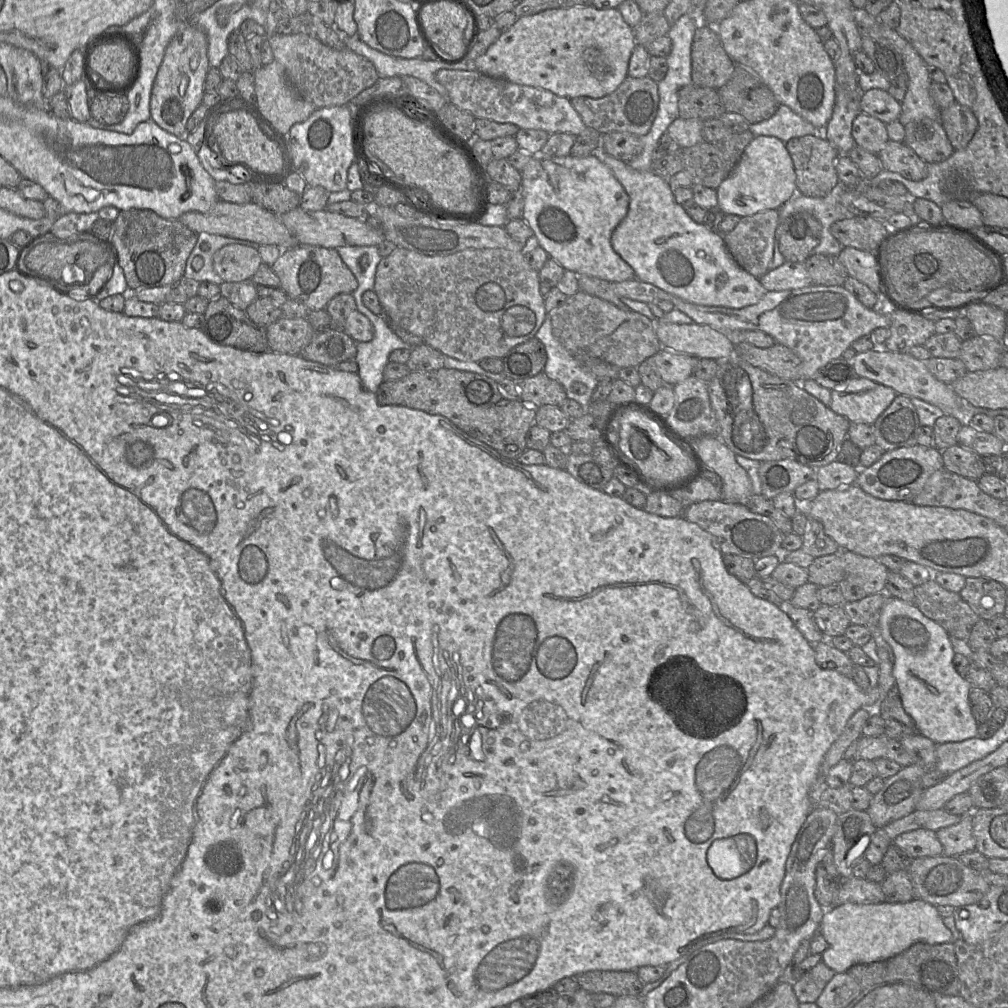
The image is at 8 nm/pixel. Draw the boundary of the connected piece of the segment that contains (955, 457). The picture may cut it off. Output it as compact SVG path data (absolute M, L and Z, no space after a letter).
M956 444L942 451L943 468L977 481L986 473L982 457Z

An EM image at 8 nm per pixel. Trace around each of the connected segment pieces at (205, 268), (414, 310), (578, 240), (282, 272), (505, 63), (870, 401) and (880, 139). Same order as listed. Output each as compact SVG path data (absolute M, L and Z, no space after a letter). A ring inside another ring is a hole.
M201 232L198 234L195 247L187 259L184 277L198 282L213 282L218 285L225 282L214 271L213 255L217 250L228 244L241 244L255 249L260 246L248 240Z
M396 248L390 255L380 260L375 274L373 290L379 298L383 308L383 315L408 332L422 338L425 344L446 356L460 361L473 361L478 363L484 358L503 358L516 345L535 337L547 315L544 296L540 290L539 271L531 267L522 252L502 248L468 248L447 256L427 256L405 248Z
M572 155L545 159L532 156L520 171L521 192L524 199L522 219L530 226L534 236L549 257L565 270L586 274L609 282L635 279L633 268L615 252L611 236L625 218L629 208L629 196L607 165L595 155L574 157Z
M298 245L283 250L271 269L278 276L280 288L287 293L289 299L303 303L311 311L325 309L335 296L352 294L358 287L355 275L334 248Z
M590 5L590 6L573 6L570 8L548 9L533 15L518 18L516 22L508 30L500 34L499 38L487 49L487 51L483 55L477 57L474 60L474 70L477 70L491 77L505 79L515 84L543 88L551 91L557 96L565 97L568 99L580 96L596 99L602 98L612 93L628 76L627 73L628 63L635 46L636 41L634 37L634 29L624 21L621 13L617 8L598 9Z
M857 378L846 386L831 390L829 408L850 423L872 425L896 396L896 392L889 387Z
M865 113L854 119L852 138L856 145L874 154L878 154L889 140L886 124Z

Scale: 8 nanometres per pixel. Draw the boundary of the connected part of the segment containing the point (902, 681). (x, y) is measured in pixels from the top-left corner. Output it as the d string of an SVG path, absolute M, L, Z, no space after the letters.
M888 597L879 617L879 631L890 645L893 655L893 676L906 713L915 722L918 733L935 744L961 742L978 736L978 722L974 718L969 700L972 685L955 669L953 650L947 631L922 614L914 603Z

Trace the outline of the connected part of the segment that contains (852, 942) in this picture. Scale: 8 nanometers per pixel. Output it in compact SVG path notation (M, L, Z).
M919 898L902 903L836 905L825 909L819 932L827 941L822 962L836 973L845 973L854 965L888 960L918 942L935 945L952 941L936 906Z

